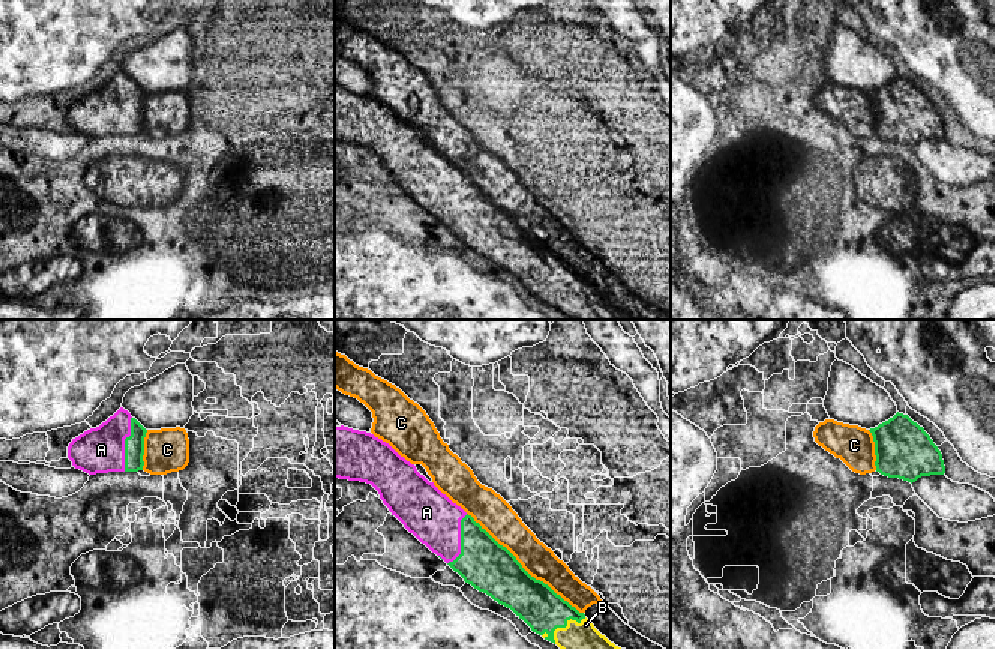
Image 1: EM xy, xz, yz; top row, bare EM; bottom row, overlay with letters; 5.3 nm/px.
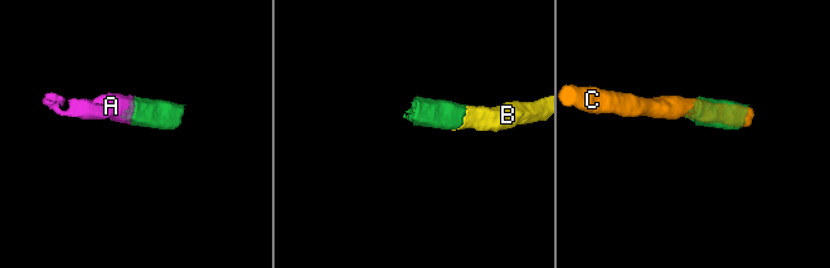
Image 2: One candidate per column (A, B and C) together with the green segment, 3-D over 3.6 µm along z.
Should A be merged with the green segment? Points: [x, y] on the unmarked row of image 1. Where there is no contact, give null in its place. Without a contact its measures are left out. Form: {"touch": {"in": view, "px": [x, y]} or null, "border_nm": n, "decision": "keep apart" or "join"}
{"touch": {"in": "xy", "px": [125, 107]}, "border_nm": 300, "decision": "join"}

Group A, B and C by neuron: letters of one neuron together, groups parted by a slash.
A B / C

